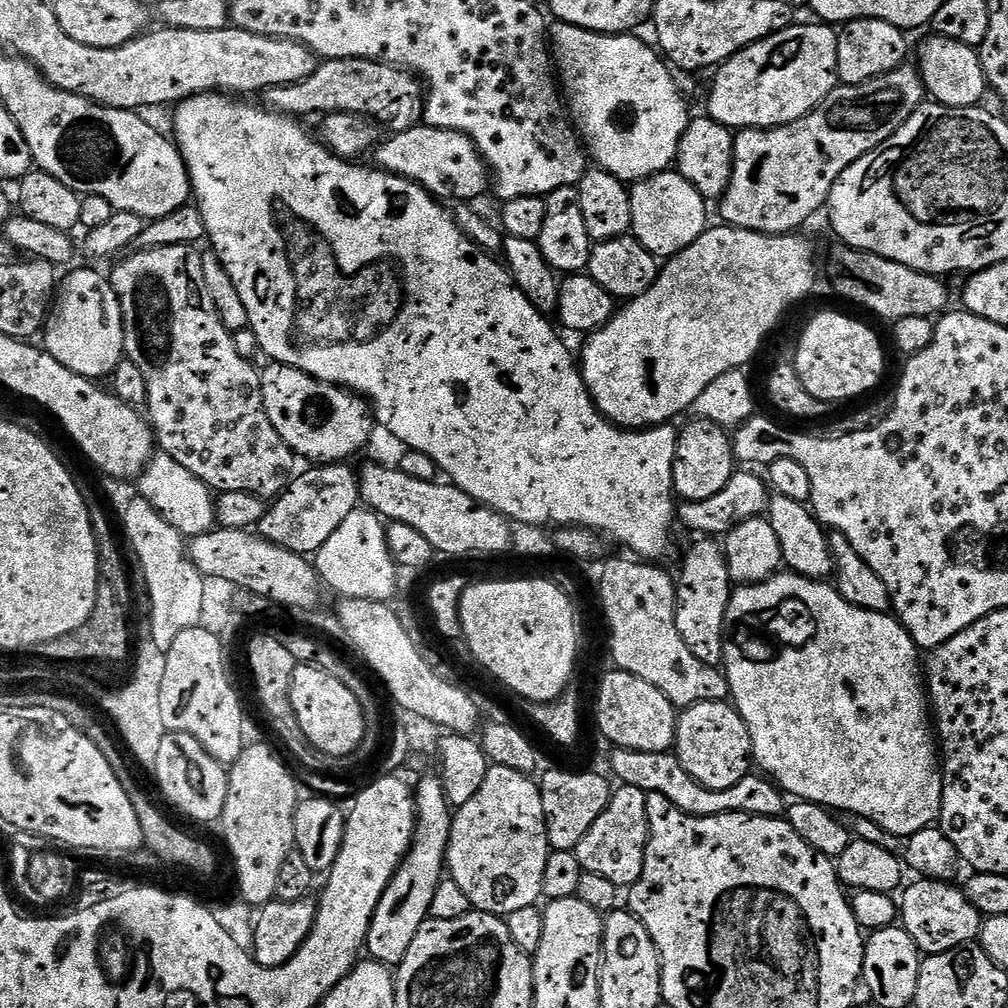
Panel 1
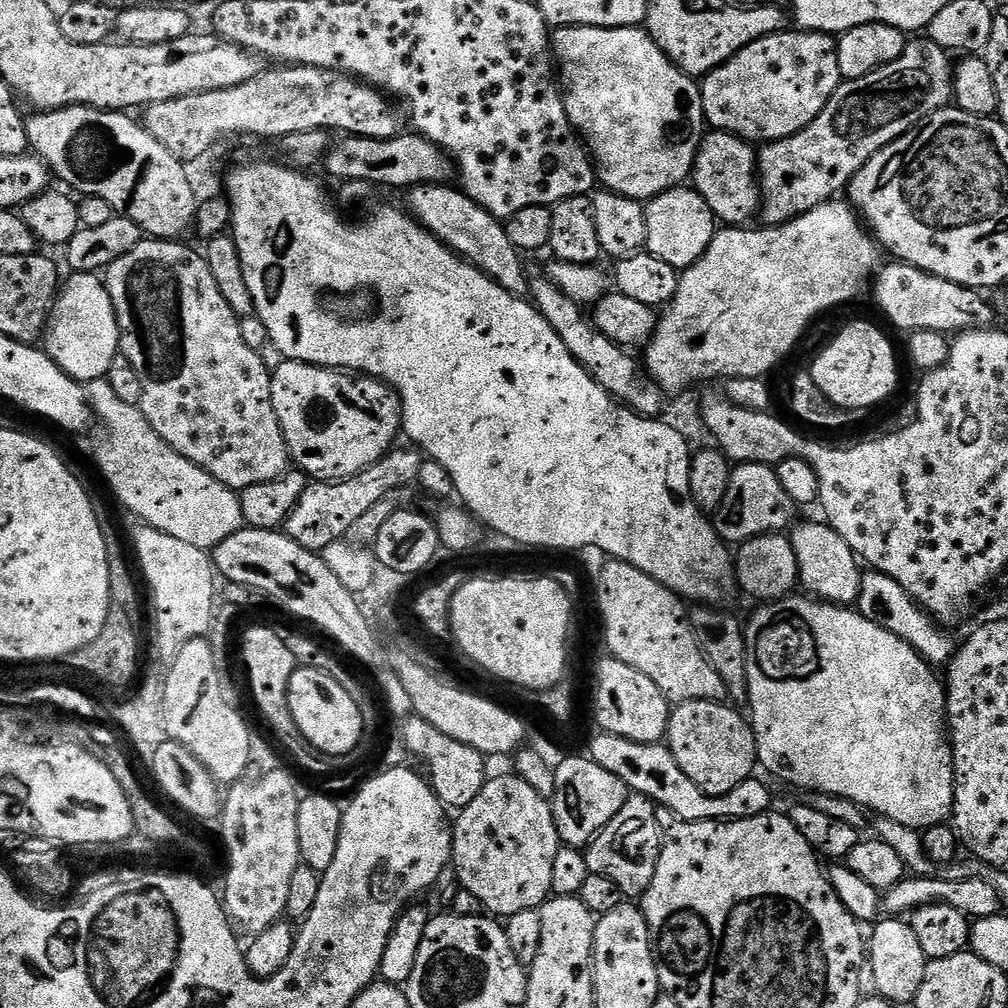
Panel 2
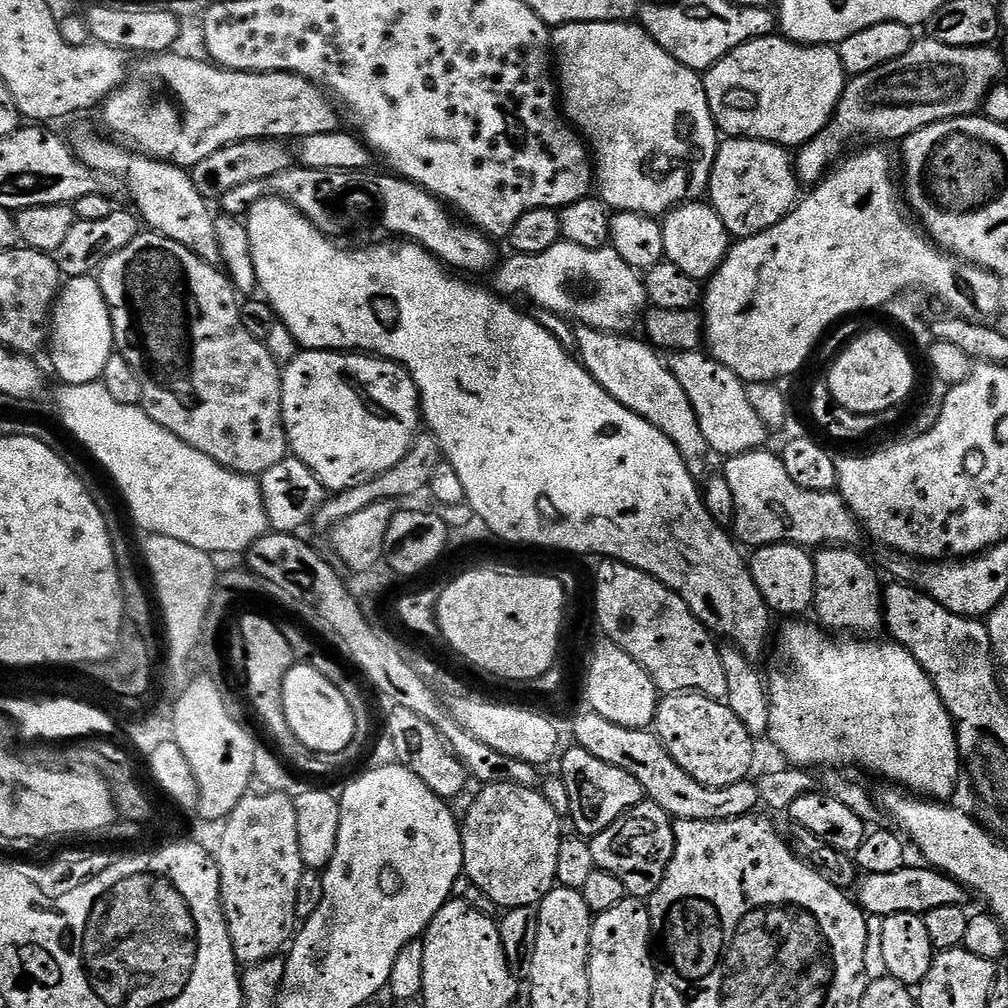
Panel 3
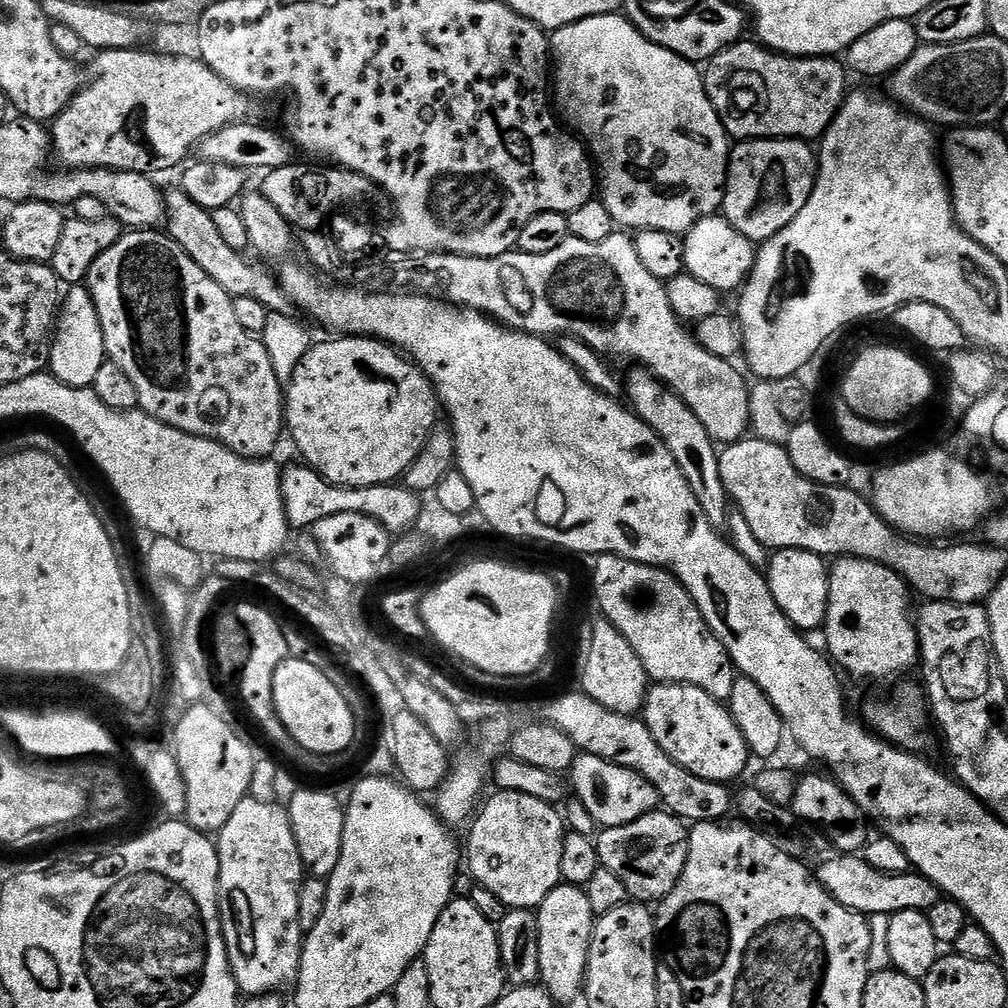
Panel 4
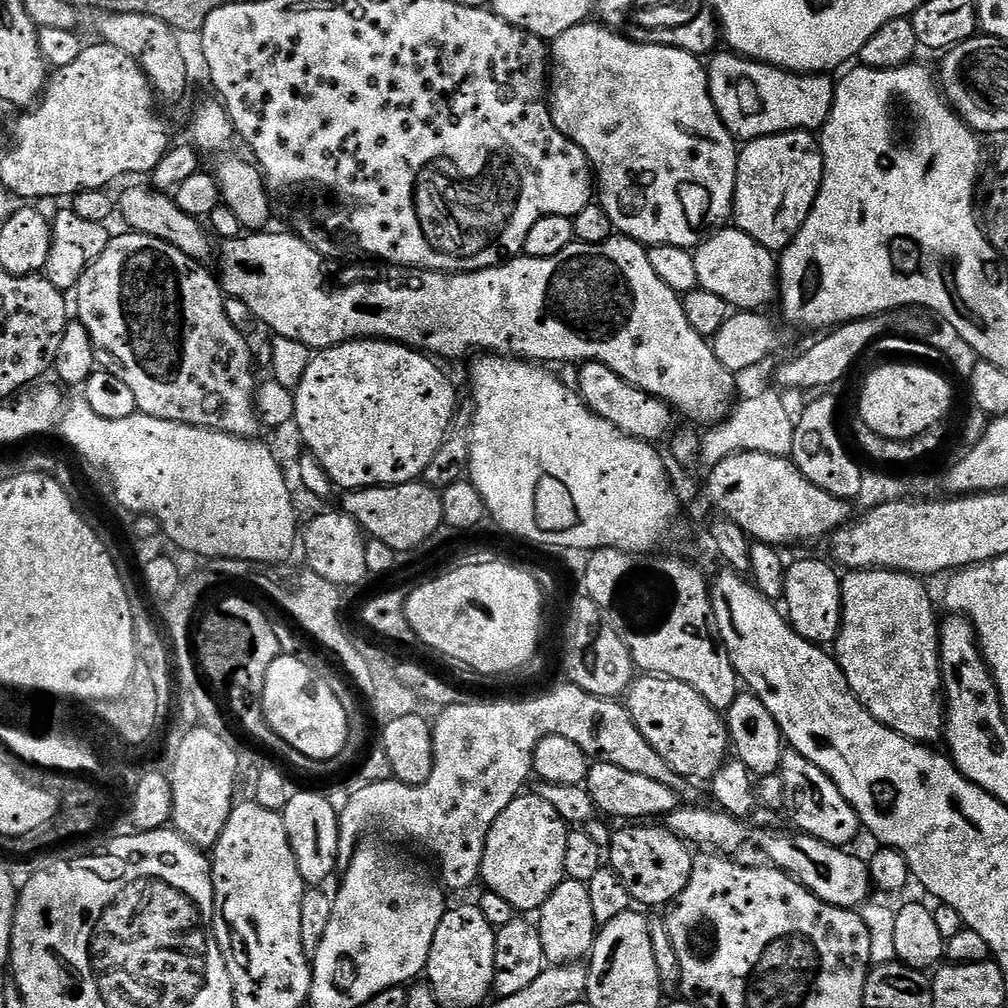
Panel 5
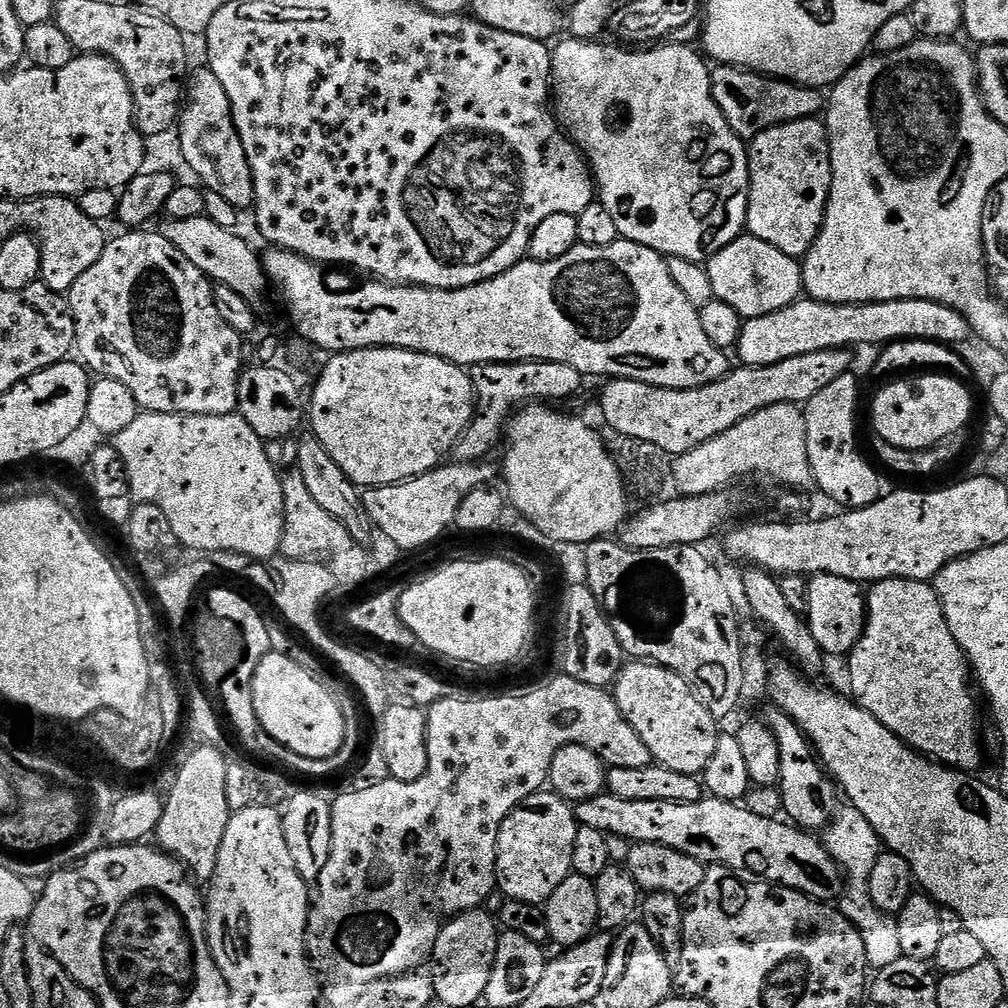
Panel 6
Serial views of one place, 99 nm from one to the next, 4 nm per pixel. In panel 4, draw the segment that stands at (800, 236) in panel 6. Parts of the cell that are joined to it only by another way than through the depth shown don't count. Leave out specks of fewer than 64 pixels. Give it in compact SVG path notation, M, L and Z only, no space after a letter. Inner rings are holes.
M745 140L737 143L728 158L722 215L730 222L730 226L734 226L734 230L738 230L748 240L763 242L774 238L778 230L798 218L798 210L806 206L812 187L816 185L817 175L818 156L811 143L803 140Z

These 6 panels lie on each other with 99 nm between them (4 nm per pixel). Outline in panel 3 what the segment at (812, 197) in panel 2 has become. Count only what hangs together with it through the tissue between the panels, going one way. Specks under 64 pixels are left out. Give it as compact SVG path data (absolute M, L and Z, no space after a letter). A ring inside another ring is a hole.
M931 38L917 39L894 62L886 66L878 66L878 70L870 70L861 76L853 76L844 85L844 93L836 107L836 115L828 125L821 130L806 145L795 153L794 167L796 175L805 185L815 186L828 175L830 169L845 155L847 144L855 140L864 142L884 142L880 140L903 141L911 132L930 126L939 120L949 120L955 116L971 116L979 113L984 107L984 99L988 97L994 85L1001 79L1004 72L1004 60L995 51L995 47L959 48L946 46Z

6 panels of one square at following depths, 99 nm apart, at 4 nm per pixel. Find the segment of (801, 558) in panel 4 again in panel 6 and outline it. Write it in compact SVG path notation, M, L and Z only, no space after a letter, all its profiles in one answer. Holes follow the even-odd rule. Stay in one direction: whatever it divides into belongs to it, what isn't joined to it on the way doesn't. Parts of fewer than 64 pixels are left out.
M825 572L808 580L806 623L810 634L814 634L814 642L818 642L820 651L829 657L847 657L864 631L865 615L866 592L857 581L838 578Z

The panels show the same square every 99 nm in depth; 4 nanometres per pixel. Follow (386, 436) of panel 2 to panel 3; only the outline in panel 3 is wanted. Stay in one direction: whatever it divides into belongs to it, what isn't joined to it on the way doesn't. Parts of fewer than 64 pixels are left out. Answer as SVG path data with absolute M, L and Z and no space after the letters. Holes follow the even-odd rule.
M359 352L297 353L280 374L282 422L291 455L310 466L332 494L398 466L422 428L420 395L408 371L392 360Z

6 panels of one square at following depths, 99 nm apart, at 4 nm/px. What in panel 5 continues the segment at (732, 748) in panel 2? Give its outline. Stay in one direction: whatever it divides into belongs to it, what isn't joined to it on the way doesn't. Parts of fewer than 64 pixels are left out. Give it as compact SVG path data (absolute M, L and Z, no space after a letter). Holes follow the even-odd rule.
M640 674L626 693L626 707L638 730L642 730L642 738L666 758L677 774L689 781L711 781L713 774L729 759L730 741L725 717L712 708L694 686L669 676Z

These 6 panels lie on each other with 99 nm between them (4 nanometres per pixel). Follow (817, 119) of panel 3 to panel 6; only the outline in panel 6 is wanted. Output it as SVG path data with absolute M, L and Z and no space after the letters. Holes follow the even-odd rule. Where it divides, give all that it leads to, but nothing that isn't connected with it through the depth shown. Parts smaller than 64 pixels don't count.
M731 66L713 67L711 73L714 102L718 110L722 110L726 122L745 142L751 142L758 134L779 124L819 117L826 104L825 97L817 89L803 88L800 84L778 80L775 76L762 76L759 72Z

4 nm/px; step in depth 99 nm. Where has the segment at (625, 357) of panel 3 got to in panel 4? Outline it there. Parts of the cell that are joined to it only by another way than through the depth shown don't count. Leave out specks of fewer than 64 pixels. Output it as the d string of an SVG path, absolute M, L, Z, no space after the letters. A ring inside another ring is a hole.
M636 366L631 370L633 372L628 376L628 384L626 380L627 403L631 411L645 420L656 431L666 450L674 454L674 462L678 462L686 482L690 482L690 490L694 490L694 498L698 498L698 506L702 506L702 514L706 514L710 526L718 530L727 529L730 501L722 482L720 452L716 441L710 438L710 434L706 434L706 426L698 422L694 410L686 406L677 392L672 391L646 368Z

